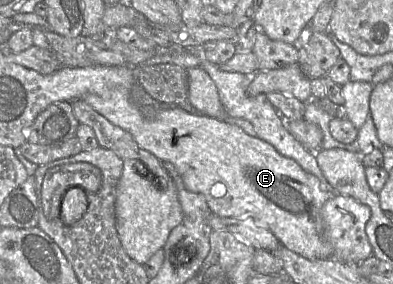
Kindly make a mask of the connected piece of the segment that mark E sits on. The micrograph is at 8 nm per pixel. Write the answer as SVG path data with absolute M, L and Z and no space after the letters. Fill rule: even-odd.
M124 64L121 66L116 66L116 72L121 77L121 84L110 91L105 91L102 95L88 94L84 96L82 100L112 124L128 132L141 149L152 153L160 160L172 163L181 176L184 187L188 191L202 194L213 214L220 217L251 217L256 221L256 223L270 230L279 240L281 245L309 260L334 258L333 248L324 236L324 223L321 215L321 210L324 203L333 195L322 188L320 181L316 176L304 171L295 160L281 155L271 144L261 140L260 138L249 136L237 125L203 114L190 113L176 106L155 105L153 107L148 107L147 109L142 109L140 106L136 105L131 98L132 88L138 84L137 68Z

